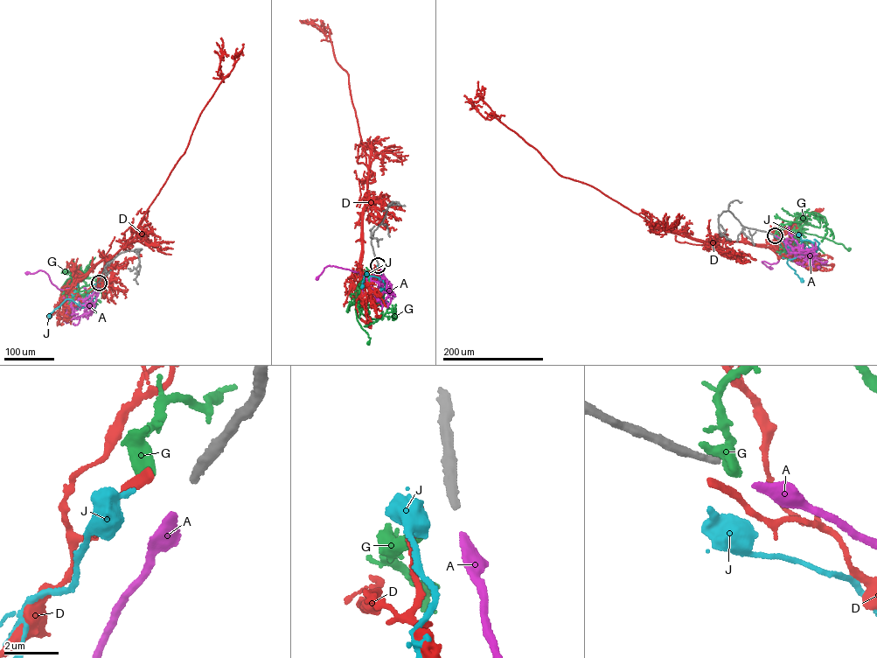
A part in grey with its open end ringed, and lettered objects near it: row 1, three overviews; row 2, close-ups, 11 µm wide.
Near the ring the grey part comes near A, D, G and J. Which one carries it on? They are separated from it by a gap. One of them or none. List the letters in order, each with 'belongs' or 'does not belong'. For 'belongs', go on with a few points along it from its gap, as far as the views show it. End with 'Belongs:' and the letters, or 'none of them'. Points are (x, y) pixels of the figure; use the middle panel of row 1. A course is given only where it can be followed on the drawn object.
A: belongs; course (379, 266), (381, 272), (367, 276), (360, 275), (359, 271), (329, 265), (316, 277)
D: does not belong
G: does not belong
J: does not belong
Belongs: A

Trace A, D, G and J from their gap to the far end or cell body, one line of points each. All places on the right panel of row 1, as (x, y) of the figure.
A: (776, 235), (784, 241), (789, 253), (788, 256), (781, 254), (776, 263), (762, 262), (770, 268)
D: (775, 235), (793, 256), (781, 252), (773, 243), (796, 227), (810, 213), (819, 210)
G: (775, 235), (782, 225), (801, 222), (806, 217), (801, 232), (824, 237), (849, 248)
J: (775, 236), (796, 254), (787, 262), (803, 281)

